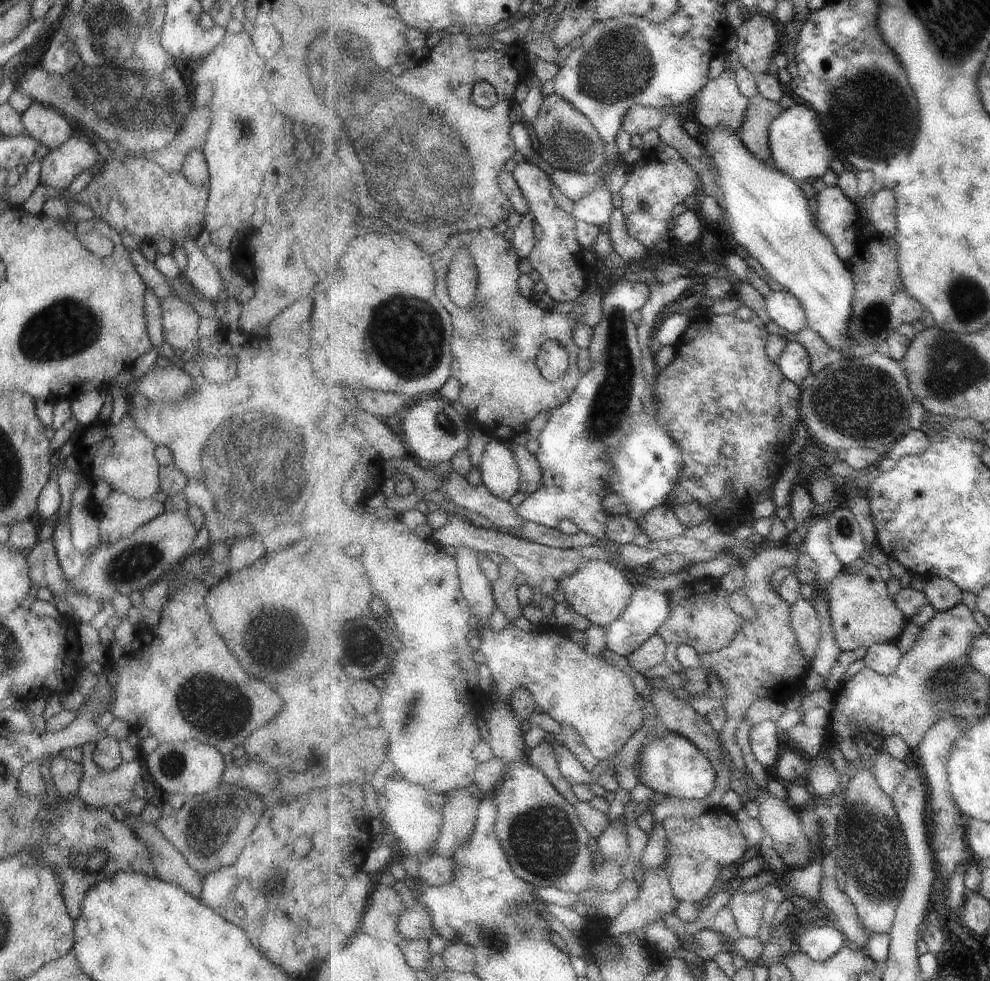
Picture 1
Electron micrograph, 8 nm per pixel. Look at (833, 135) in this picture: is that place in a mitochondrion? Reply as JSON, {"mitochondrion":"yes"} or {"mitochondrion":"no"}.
{"mitochondrion":"no"}

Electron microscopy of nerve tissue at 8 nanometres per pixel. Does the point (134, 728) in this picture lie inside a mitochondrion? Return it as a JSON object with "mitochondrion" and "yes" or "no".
{"mitochondrion":"no"}

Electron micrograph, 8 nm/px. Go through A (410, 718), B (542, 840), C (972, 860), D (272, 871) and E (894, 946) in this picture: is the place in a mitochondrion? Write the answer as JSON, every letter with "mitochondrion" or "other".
{"A":"mitochondrion","B":"mitochondrion","C":"other","D":"mitochondrion","E":"other"}

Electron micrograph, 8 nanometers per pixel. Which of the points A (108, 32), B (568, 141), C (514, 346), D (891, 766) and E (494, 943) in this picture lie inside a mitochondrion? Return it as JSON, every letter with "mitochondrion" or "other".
{"A":"mitochondrion","B":"mitochondrion","C":"mitochondrion","D":"other","E":"mitochondrion"}

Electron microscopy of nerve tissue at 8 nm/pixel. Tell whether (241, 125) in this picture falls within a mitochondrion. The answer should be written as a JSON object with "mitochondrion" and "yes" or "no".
{"mitochondrion":"yes"}

